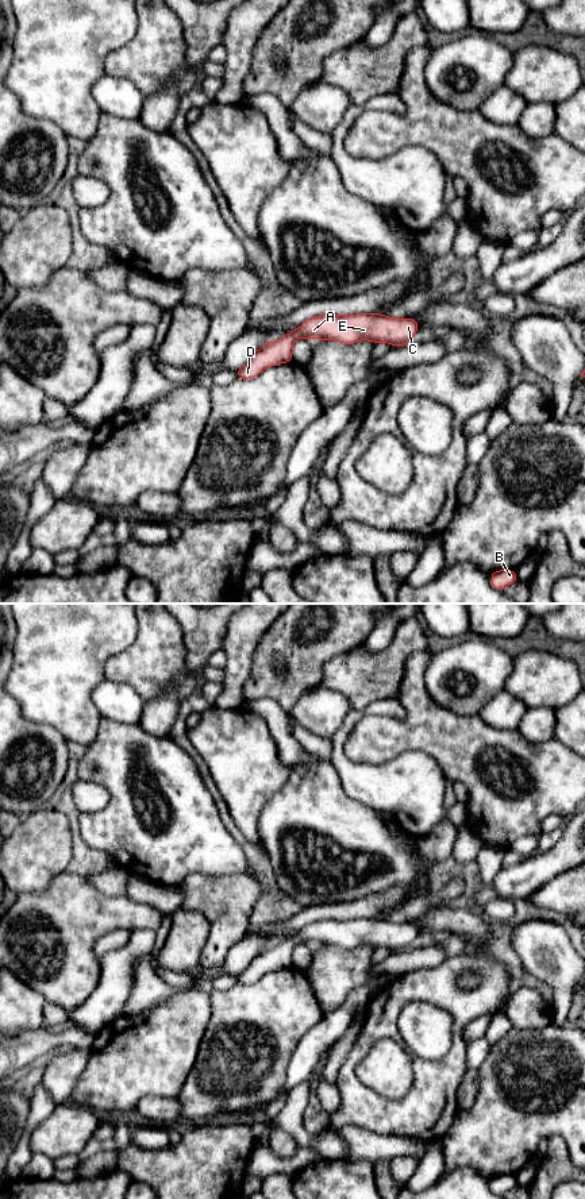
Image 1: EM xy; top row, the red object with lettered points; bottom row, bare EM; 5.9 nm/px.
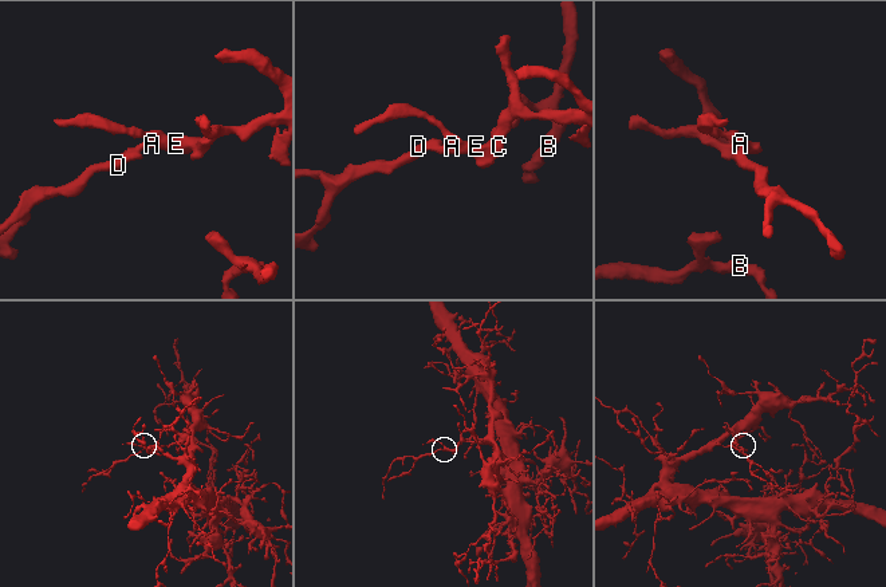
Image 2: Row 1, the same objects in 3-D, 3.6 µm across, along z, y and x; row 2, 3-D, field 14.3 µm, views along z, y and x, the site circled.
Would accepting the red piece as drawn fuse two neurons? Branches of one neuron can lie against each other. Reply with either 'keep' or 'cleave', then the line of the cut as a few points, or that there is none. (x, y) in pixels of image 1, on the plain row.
keep | no cut

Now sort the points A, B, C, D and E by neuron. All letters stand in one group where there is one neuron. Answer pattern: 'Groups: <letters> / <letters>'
Groups: A B C D E

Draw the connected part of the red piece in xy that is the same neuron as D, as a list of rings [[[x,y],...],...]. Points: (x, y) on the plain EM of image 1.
[[[381,918],[357,920],[320,920],[305,925],[297,934],[276,947],[269,947],[257,955],[249,967],[236,975],[236,983],[251,984],[265,974],[293,967],[293,948],[301,941],[305,944],[335,945],[353,949],[370,945],[374,949],[384,947],[393,952],[411,948],[419,934],[415,924],[397,924]]]

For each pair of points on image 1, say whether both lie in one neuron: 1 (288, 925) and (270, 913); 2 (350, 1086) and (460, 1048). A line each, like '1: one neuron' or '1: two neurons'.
1: two neurons
2: one neuron

